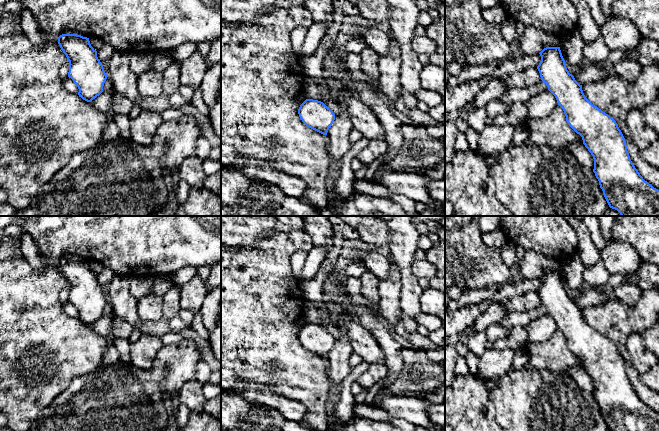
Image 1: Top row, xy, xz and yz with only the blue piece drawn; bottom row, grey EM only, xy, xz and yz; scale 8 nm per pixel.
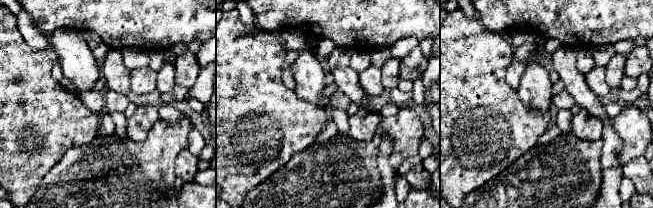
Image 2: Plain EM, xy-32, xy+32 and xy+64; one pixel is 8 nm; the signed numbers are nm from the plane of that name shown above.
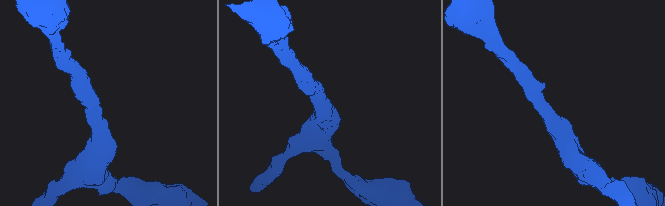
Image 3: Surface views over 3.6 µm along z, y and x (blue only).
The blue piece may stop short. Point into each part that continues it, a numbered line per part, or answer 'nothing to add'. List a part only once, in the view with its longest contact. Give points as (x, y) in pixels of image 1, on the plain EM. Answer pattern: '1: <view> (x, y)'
nothing to add

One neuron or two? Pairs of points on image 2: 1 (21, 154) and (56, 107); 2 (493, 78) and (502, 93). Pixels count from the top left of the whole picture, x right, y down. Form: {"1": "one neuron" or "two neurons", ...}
{"1": "one neuron", "2": "one neuron"}

